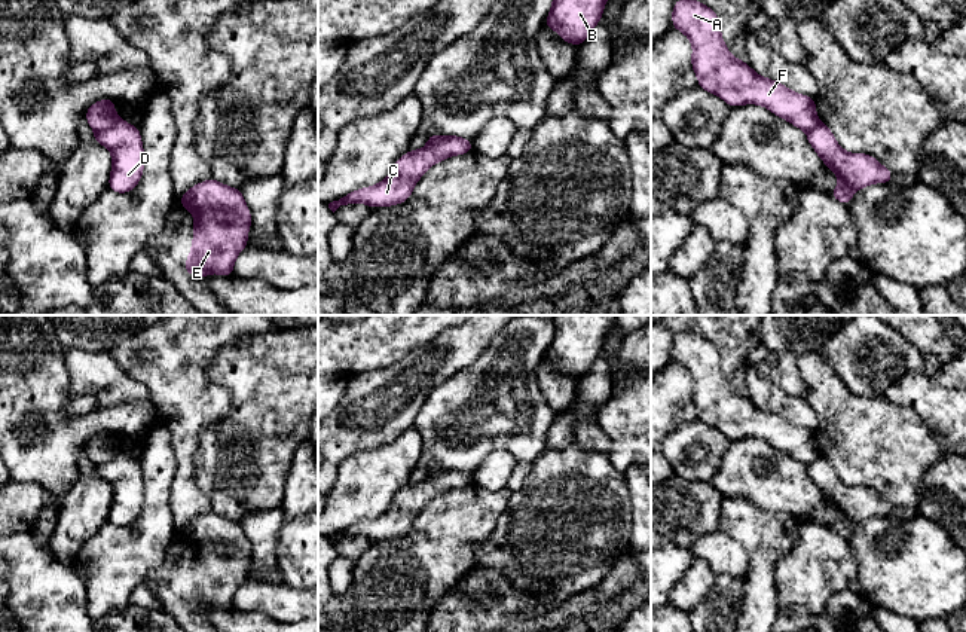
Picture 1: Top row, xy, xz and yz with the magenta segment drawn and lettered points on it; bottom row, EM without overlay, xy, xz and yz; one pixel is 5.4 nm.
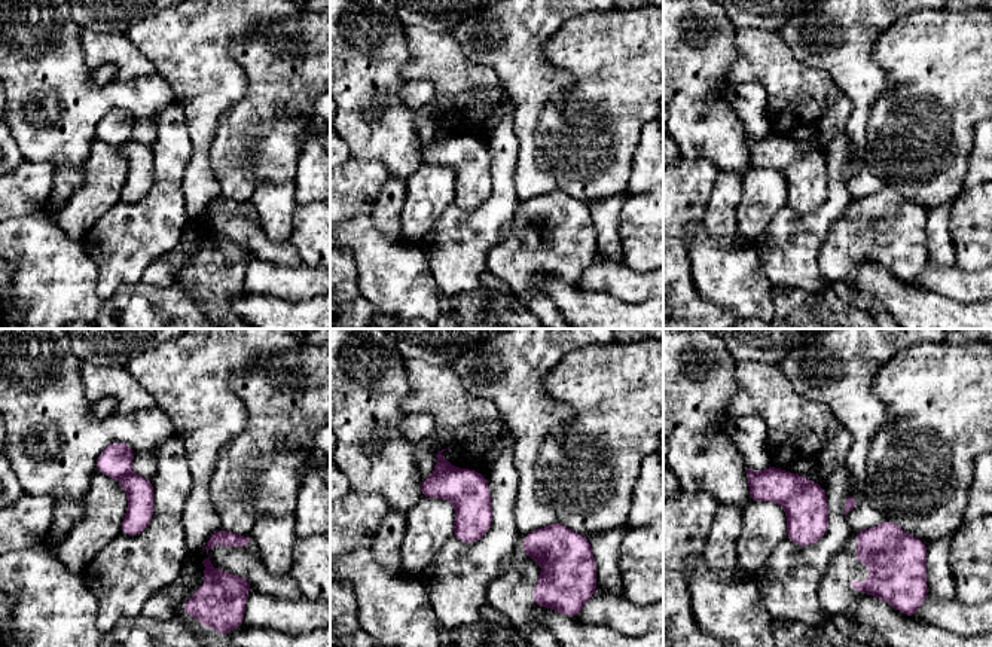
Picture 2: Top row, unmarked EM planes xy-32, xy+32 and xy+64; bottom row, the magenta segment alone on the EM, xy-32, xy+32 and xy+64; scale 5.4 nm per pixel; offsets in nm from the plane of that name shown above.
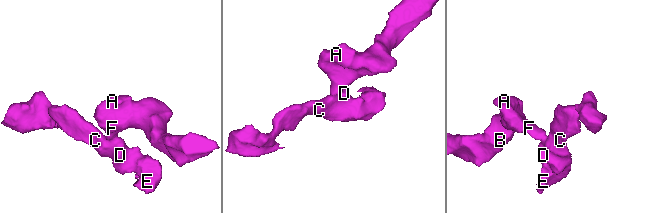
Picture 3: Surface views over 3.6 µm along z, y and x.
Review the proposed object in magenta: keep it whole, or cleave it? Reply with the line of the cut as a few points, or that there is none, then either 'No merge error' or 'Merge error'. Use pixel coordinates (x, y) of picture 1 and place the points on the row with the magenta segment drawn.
Split along xy (119, 118), (106, 128), (95, 131). Merge error

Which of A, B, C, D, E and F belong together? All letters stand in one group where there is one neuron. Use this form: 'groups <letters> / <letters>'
groups A B F / C D E

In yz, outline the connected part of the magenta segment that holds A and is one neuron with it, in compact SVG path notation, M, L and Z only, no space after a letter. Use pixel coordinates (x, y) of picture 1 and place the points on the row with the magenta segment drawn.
M675 0L672 24L691 42L691 67L703 91L718 95L730 107L764 106L805 132L820 122L817 101L759 76L730 54L722 40L721 21L709 6L697 0Z

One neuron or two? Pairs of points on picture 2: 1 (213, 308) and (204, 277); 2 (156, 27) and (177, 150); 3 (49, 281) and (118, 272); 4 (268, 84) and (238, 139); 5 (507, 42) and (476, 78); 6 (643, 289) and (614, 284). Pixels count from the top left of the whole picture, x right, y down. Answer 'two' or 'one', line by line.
1: one
2: two
3: two
4: one
5: two
6: one

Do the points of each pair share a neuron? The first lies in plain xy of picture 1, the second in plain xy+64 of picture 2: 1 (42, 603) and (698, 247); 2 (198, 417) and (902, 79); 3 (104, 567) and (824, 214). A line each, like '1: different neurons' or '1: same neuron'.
1: same neuron
2: different neurons
3: same neuron

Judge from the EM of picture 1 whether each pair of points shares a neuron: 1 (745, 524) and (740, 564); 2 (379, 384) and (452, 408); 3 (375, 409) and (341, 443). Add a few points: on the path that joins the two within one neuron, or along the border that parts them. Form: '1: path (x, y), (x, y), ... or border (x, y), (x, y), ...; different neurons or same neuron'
1: border (720, 528), (743, 549), (749, 564), (748, 574); different neurons
2: border (452, 376), (431, 391), (413, 426); different neurons
3: path (366, 418), (349, 434); same neuron

